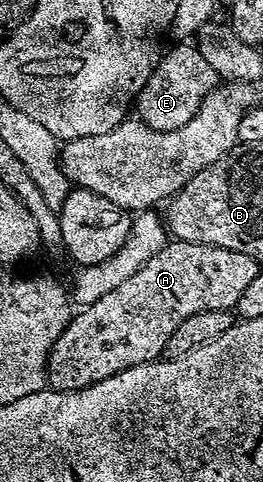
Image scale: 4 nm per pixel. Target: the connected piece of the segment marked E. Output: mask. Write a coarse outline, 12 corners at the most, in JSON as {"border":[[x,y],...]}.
{"border":[[191,42],[158,57],[133,101],[153,130],[197,114],[217,77]]}

